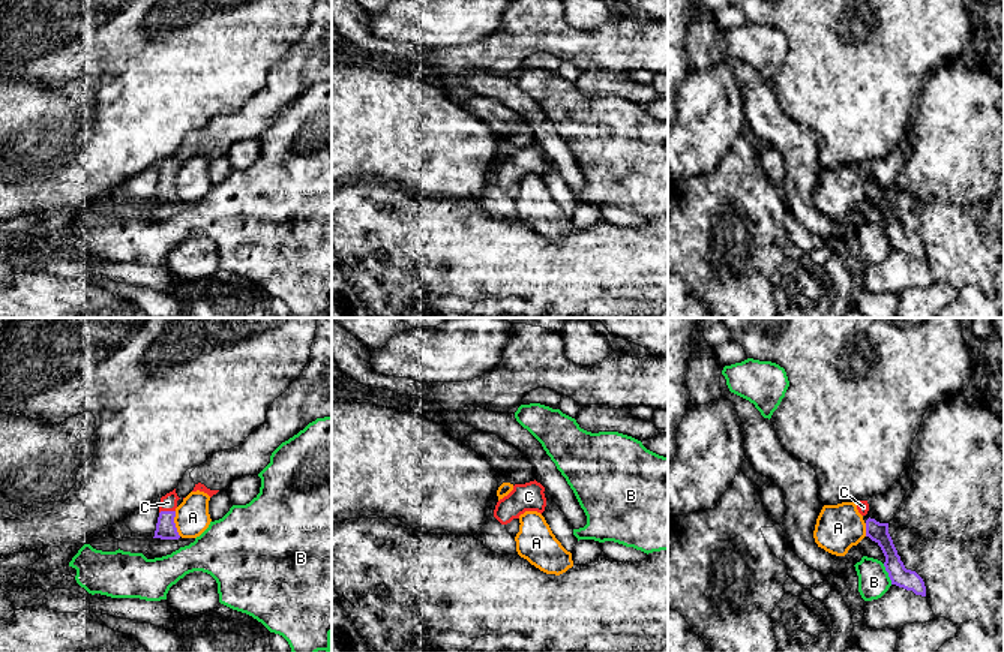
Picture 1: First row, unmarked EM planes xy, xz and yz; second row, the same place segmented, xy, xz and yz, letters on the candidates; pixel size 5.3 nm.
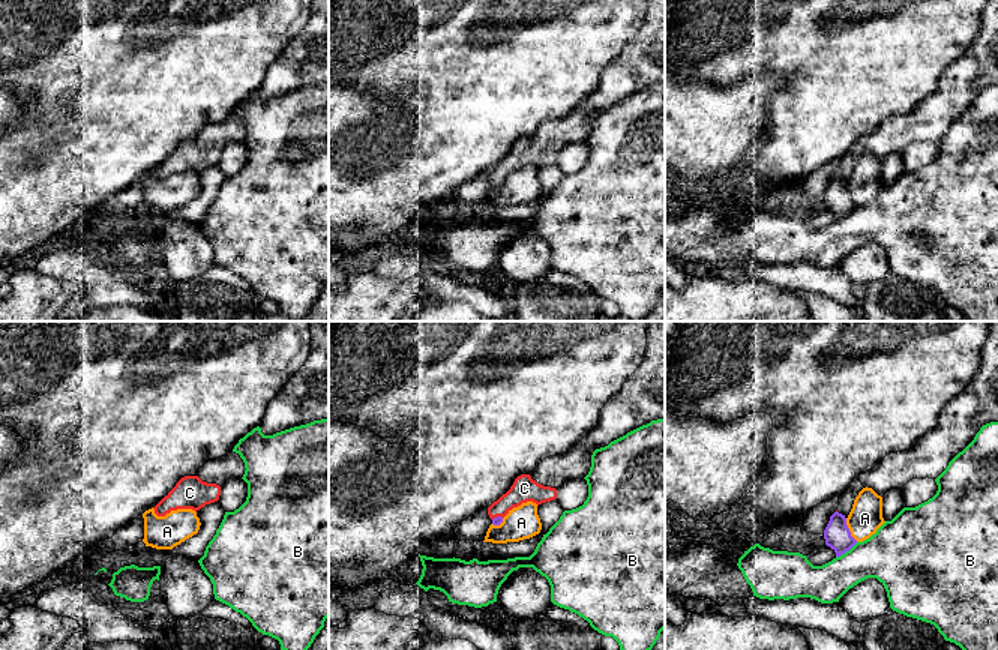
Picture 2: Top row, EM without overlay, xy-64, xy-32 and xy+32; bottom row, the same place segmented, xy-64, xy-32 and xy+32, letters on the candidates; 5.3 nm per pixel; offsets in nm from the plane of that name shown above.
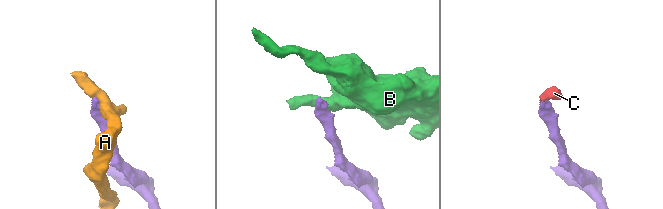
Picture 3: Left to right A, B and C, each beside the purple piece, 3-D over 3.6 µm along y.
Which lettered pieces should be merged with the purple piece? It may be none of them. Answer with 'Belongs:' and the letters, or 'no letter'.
Belongs: C

